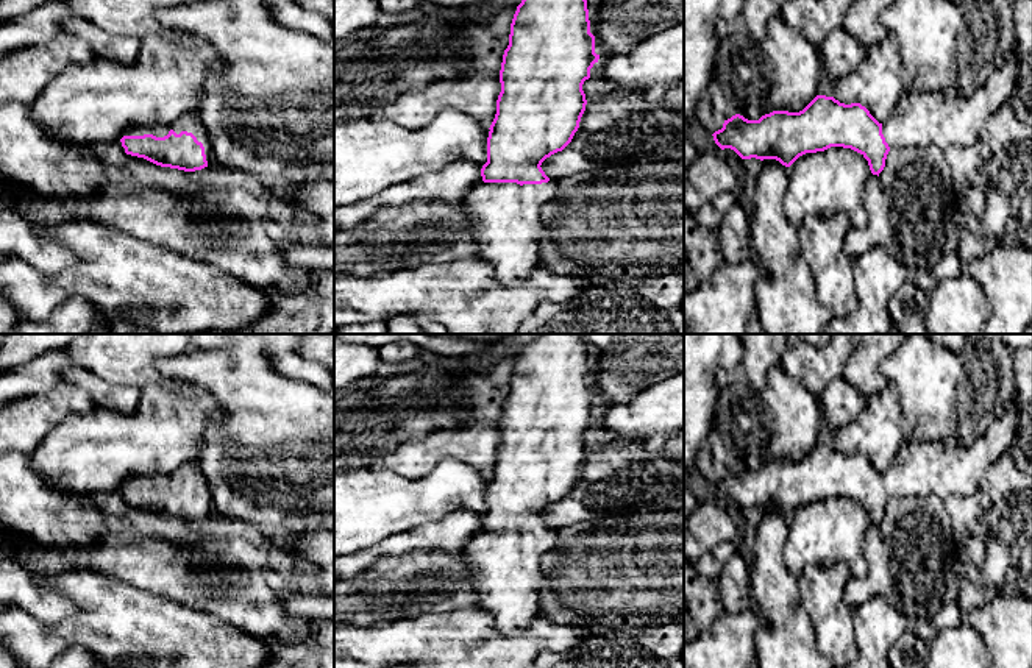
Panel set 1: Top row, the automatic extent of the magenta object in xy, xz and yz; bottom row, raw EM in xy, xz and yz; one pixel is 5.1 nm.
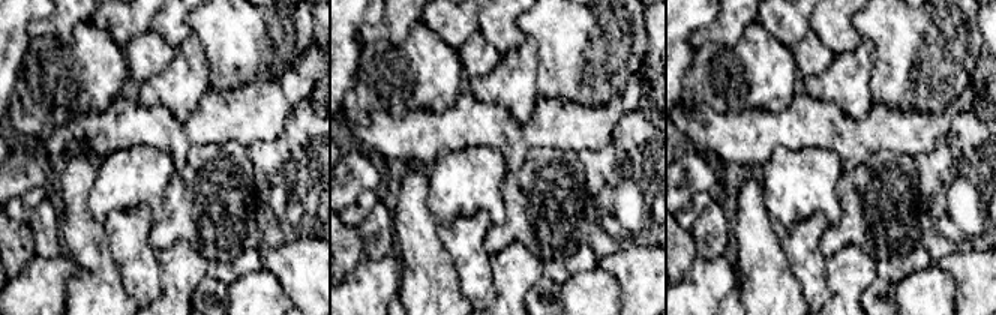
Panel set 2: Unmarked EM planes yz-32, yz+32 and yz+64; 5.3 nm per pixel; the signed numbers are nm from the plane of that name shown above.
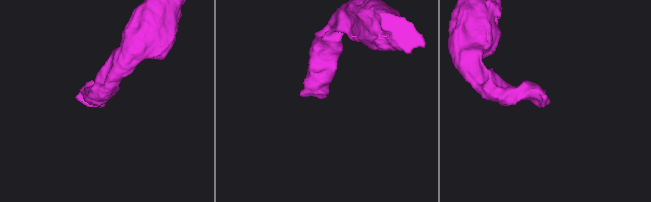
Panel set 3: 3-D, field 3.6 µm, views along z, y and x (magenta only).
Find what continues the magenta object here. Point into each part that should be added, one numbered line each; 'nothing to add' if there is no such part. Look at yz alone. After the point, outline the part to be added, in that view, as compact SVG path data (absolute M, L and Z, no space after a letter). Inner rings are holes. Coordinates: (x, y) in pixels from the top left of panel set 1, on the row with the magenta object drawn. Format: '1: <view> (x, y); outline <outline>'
1: yz (926, 119); outline M1013 48L1004 64L990 67L987 80L966 97L957 92L902 92L882 134L890 148L970 147L984 137L987 119L1015 91L1020 55Z

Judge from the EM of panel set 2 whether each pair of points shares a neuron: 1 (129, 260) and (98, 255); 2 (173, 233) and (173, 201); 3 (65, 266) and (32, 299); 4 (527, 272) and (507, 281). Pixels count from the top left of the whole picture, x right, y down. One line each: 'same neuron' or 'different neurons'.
1: different neurons
2: same neuron
3: same neuron
4: same neuron

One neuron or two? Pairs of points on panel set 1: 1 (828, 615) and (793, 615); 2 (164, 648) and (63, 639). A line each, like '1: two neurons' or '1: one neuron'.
1: two neurons
2: one neuron

